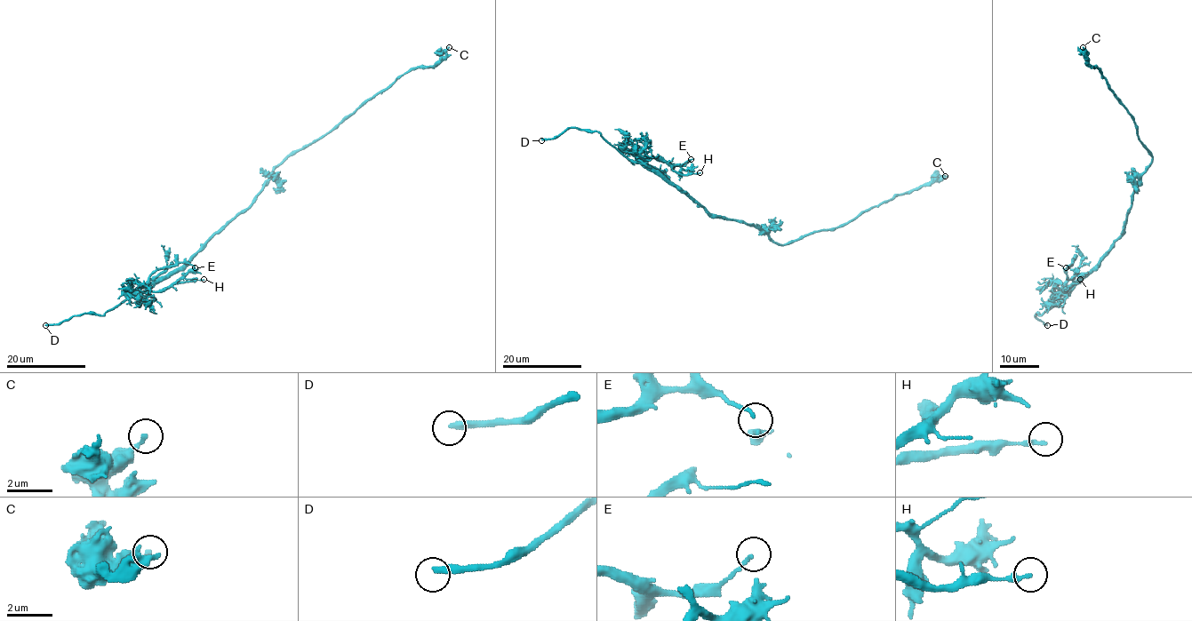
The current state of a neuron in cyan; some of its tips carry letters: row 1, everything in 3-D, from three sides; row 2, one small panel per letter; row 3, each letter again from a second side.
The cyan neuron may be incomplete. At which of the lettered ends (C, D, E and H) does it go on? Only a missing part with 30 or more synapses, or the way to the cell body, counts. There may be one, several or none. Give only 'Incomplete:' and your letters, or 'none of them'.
Incomplete: D

